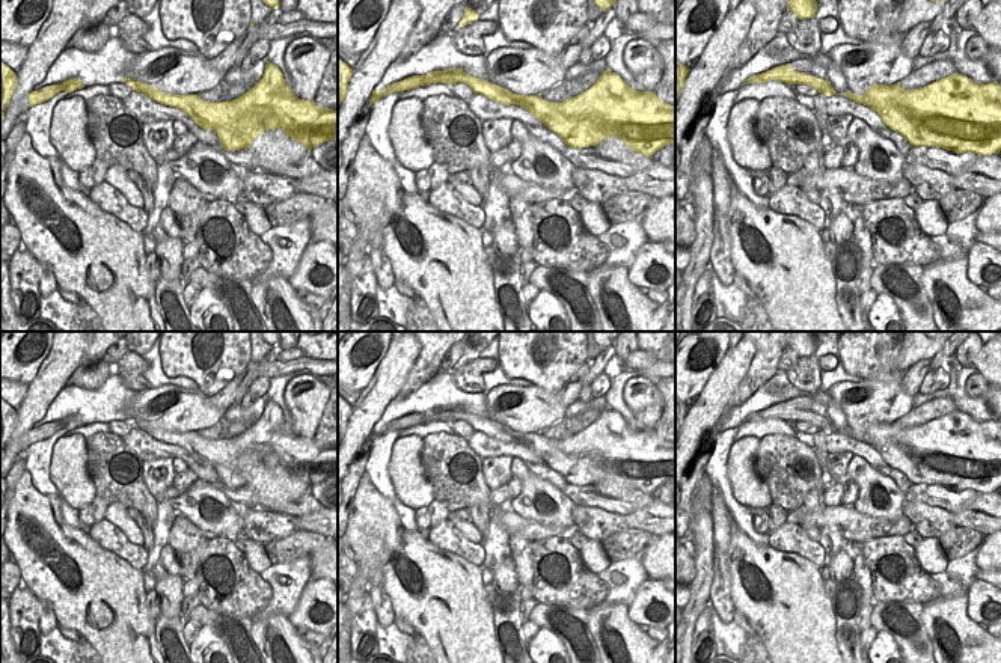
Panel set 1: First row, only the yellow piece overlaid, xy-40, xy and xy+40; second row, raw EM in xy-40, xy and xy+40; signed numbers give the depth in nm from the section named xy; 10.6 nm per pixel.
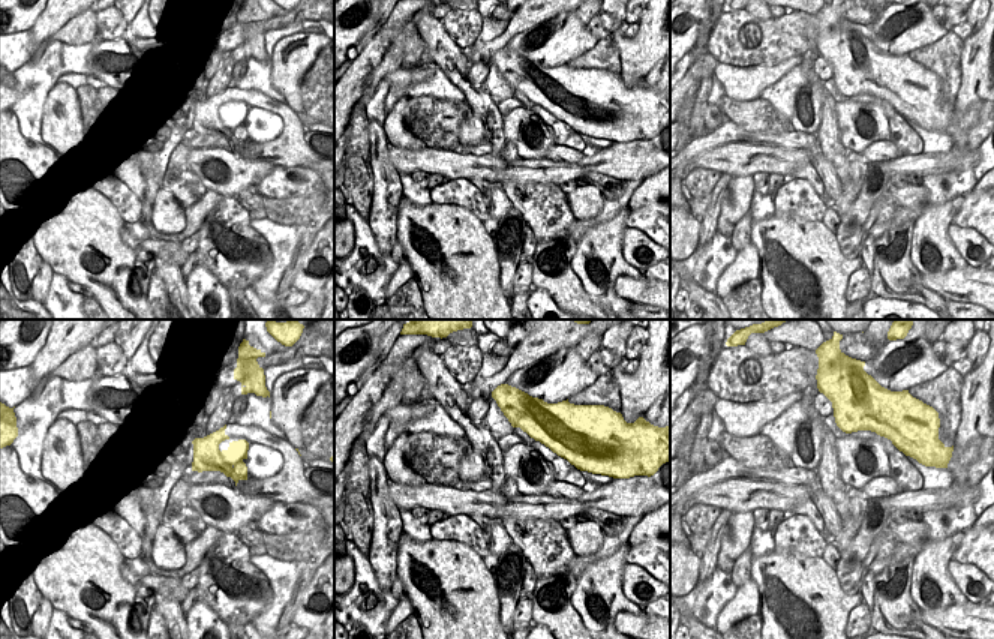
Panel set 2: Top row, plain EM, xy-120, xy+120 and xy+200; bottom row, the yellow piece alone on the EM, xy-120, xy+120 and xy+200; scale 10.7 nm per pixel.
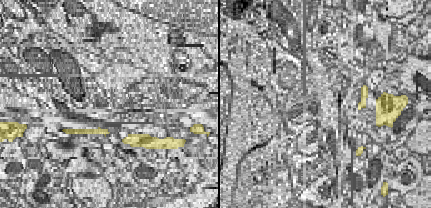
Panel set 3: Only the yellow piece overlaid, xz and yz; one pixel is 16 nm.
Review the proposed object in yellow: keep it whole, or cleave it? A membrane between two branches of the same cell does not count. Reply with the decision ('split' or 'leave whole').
split

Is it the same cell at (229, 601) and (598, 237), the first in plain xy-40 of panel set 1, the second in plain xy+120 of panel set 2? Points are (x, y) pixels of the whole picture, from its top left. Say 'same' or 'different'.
different

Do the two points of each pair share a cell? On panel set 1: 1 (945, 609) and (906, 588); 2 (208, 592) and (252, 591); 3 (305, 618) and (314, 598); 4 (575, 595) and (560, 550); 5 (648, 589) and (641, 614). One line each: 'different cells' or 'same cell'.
1: different cells
2: same cell
3: same cell
4: same cell
5: same cell

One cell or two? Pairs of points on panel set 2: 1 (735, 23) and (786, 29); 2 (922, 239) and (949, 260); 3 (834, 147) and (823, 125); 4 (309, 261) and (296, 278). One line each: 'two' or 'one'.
1: one
2: one
3: one
4: one

